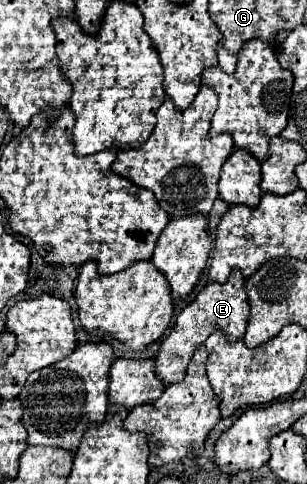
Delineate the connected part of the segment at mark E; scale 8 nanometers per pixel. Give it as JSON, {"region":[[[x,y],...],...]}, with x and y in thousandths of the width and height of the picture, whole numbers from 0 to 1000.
{"region":[[[762,556],[749,564],[749,572],[730,589],[717,589],[717,585],[671,589],[638,610],[638,618],[599,634],[599,643],[573,659],[567,680],[521,713],[521,725],[508,733],[508,775],[521,779],[521,787],[541,795],[586,791],[606,775],[606,758],[612,758],[638,717],[651,717],[678,700],[684,688],[723,684],[743,705],[782,705],[795,696],[801,671],[808,671],[808,647],[814,647],[814,638],[808,638],[808,614],[795,601],[795,572],[775,556]]]}

